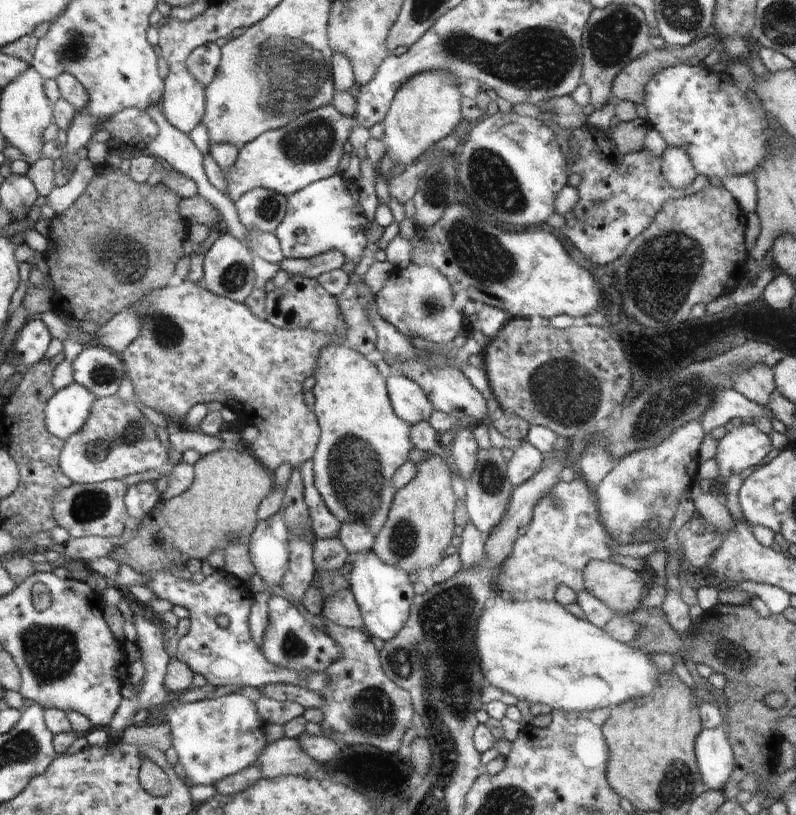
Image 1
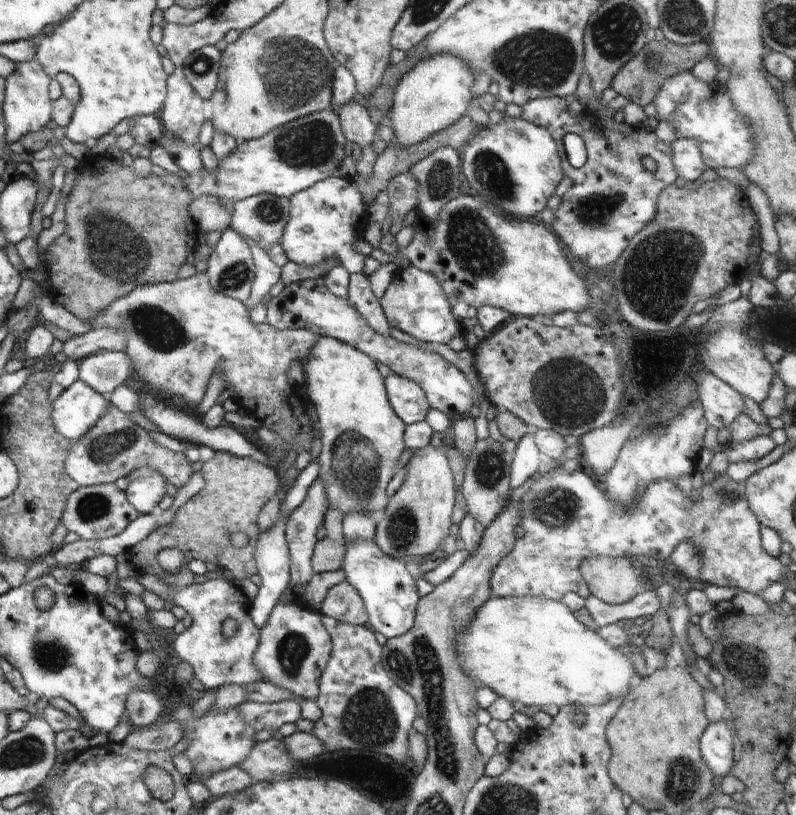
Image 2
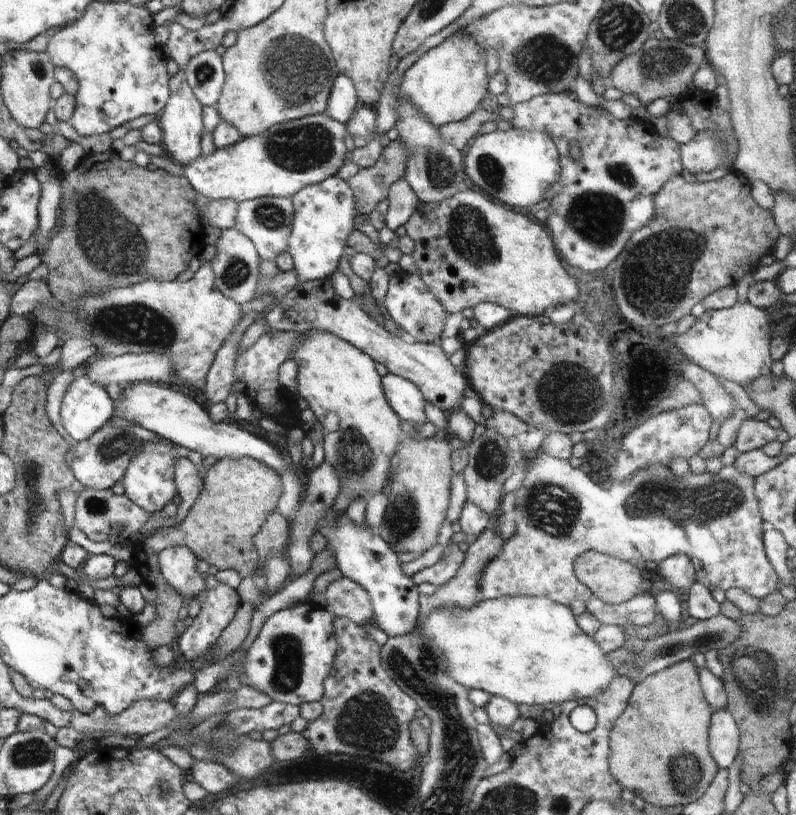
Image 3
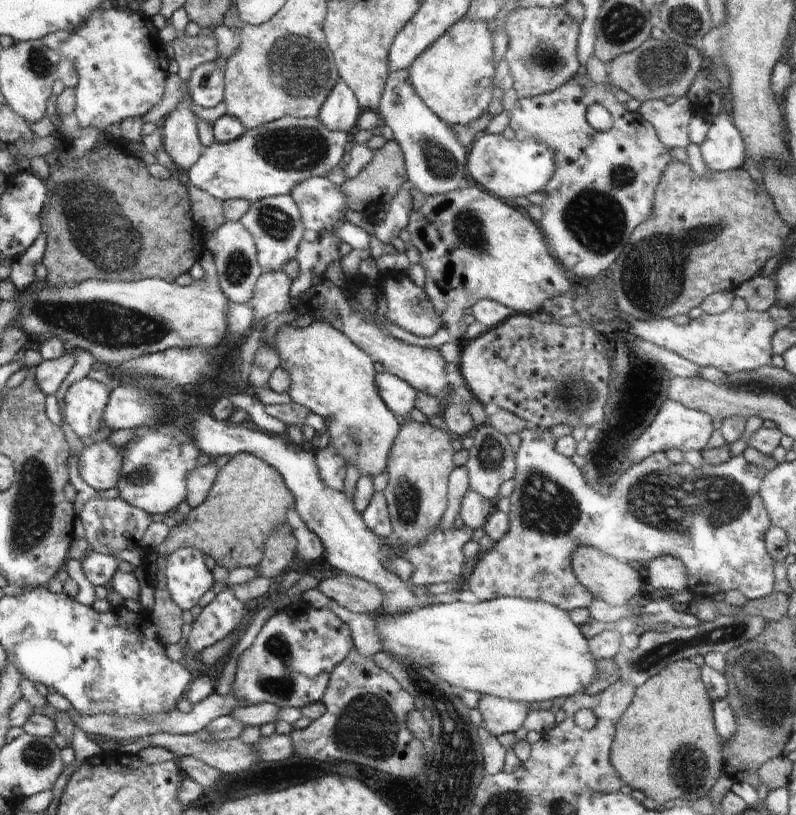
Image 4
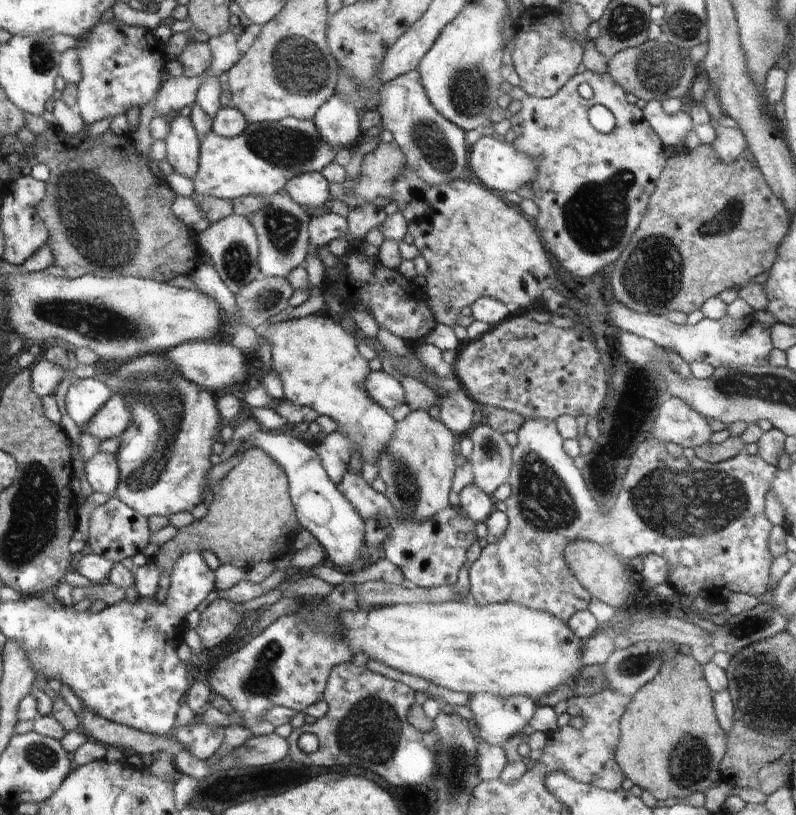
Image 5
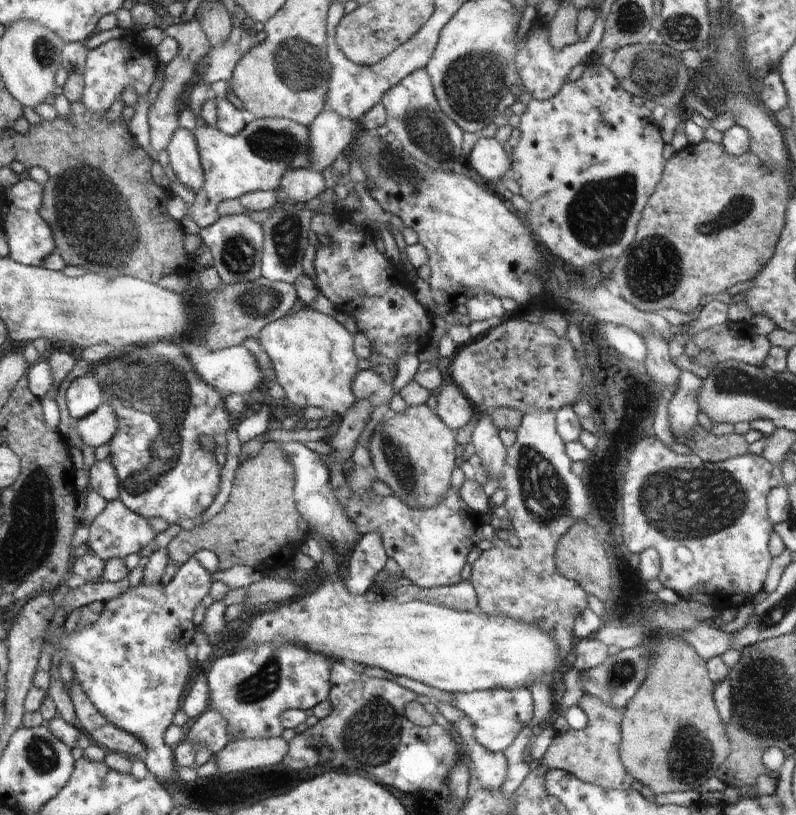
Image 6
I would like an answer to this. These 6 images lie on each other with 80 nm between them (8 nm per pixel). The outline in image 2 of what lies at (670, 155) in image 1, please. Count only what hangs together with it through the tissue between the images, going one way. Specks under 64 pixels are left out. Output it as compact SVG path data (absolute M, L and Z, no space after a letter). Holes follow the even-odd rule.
M682 137L672 142L670 148L672 148L672 164L678 172L680 184L695 182L707 170L698 142Z

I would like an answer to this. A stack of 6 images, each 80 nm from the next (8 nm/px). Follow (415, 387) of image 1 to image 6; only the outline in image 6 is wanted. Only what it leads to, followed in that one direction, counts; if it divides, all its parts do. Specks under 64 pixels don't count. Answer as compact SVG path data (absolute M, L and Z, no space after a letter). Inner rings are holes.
M360 370L352 380L352 394L356 399L370 400L375 409L377 406L392 402L395 388L392 382L386 382L380 374L370 370Z

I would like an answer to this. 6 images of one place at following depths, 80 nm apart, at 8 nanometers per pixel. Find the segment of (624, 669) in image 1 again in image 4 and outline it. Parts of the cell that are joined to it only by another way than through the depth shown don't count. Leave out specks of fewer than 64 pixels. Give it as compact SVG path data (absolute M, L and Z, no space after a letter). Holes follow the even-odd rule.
M502 596L494 598L493 600L480 601L478 604L468 604L466 602L459 602L453 598L441 602L440 604L432 604L432 606L419 606L418 608L412 608L408 612L394 612L394 614L381 614L379 612L372 617L376 623L376 630L378 630L378 638L382 640L382 648L386 652L390 652L396 660L400 662L410 662L410 664L422 664L426 668L430 668L436 676L440 676L440 680L452 684L460 689L468 691L475 691L482 695L493 695L499 698L512 700L522 703L534 703L544 702L547 700L554 700L555 702L561 702L568 697L584 693L586 686L597 678L605 676L600 669L596 666L597 659L592 656L592 650L590 642L583 636L583 632L580 628L576 627L574 621L570 617L568 612L558 608L558 606L552 606L548 602L535 602L534 600L527 600L526 598Z

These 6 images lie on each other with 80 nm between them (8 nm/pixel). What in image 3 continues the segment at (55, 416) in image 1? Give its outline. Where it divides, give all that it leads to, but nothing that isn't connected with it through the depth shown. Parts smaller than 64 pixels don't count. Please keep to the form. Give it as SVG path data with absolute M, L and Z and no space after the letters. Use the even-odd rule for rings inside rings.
M78 376L68 384L58 418L70 439L84 441L91 439L112 419L115 408L105 388L86 376Z

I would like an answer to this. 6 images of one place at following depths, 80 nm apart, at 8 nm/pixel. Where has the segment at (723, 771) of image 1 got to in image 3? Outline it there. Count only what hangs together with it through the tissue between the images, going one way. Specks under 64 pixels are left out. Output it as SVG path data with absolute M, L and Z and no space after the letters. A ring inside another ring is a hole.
M726 709L713 712L708 728L708 750L720 770L727 769L739 752L740 734L734 718Z

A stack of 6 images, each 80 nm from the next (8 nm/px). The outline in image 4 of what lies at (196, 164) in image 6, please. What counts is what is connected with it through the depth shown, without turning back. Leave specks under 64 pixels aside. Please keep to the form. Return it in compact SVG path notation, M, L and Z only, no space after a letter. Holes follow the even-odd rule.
M186 94L180 104L159 123L163 149L170 155L176 166L183 172L195 167L196 160L206 150L198 140L196 116L190 112L194 100Z

